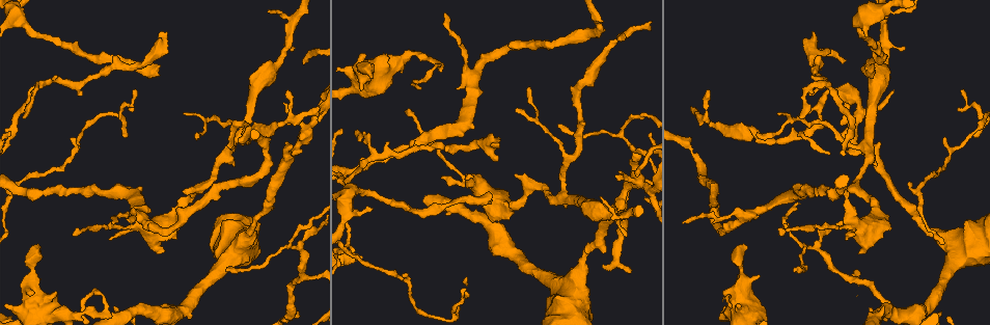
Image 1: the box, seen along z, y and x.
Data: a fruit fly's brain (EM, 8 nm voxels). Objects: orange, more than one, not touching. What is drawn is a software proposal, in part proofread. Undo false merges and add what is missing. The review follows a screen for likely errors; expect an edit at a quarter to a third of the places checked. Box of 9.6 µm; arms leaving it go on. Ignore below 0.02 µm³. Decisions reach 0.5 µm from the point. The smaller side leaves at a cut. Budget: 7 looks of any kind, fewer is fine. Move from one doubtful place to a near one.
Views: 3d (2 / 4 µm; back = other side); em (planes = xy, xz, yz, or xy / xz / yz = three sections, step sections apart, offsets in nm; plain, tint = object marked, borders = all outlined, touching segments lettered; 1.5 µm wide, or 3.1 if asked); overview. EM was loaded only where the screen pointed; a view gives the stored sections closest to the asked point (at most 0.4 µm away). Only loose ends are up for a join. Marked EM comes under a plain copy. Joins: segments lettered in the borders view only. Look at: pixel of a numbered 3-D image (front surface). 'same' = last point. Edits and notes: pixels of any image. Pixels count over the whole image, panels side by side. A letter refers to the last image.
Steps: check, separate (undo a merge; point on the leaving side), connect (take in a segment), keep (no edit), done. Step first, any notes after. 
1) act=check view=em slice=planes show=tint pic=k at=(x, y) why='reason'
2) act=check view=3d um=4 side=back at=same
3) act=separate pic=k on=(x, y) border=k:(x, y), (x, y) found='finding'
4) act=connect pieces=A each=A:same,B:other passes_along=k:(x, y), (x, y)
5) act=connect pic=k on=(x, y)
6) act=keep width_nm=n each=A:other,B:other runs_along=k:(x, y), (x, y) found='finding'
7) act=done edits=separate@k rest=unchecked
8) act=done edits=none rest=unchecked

act=check view=3d um=4 pic=1 at=(55, 292)

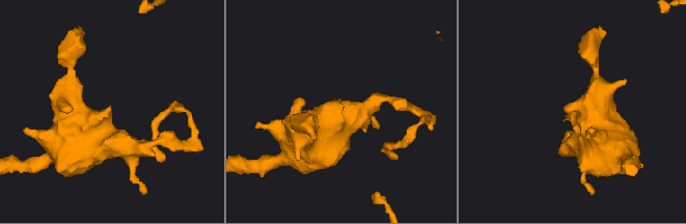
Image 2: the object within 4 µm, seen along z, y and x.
act=check view=em slice=yz step=4 show=borders pic=2 at=(340, 102) why='need the tissue'

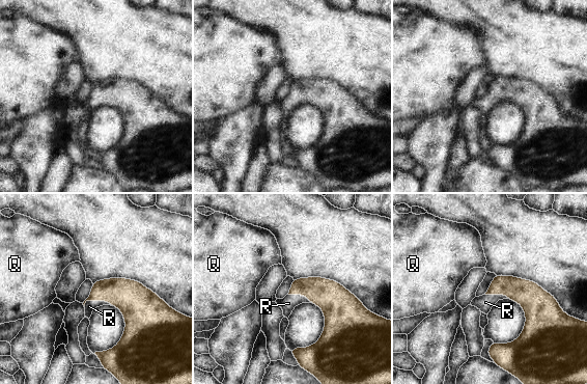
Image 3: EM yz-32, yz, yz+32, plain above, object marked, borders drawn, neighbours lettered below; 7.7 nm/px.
act=check view=em slice=planes show=borders at=same why='cut it another way'

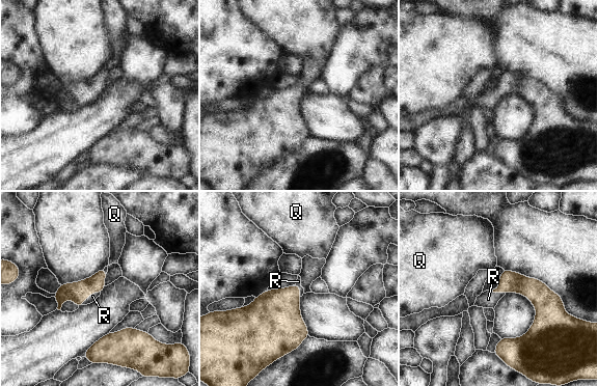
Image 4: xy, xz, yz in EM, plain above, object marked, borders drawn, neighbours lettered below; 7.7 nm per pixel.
act=connect pic=4 on=(92, 296) longest_contact=R:170nm each=Q:other,R:same passes_along=4:(77, 292), (88, 296), (92, 296) found='it goes on there'

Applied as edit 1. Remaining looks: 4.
act=check view=3d um=2 pic=1 at=(74, 235)

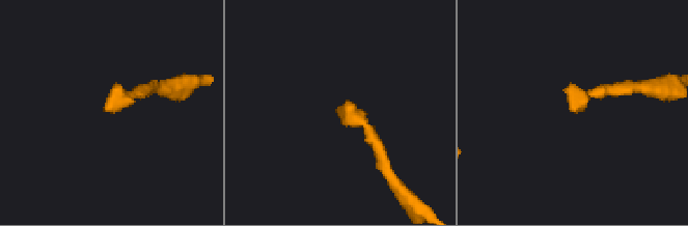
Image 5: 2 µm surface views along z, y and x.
act=check view=em slice=planes show=borders pic=5 at=(575, 112) why='now the EM'

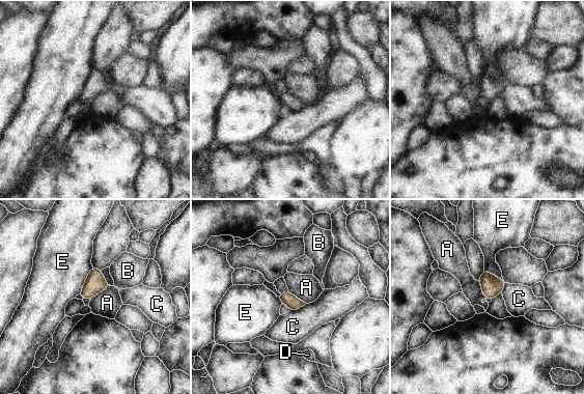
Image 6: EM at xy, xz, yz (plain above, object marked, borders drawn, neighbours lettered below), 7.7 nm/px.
act=keep each=A:other,B:other,C:other,D:other,E:other border=6:(110, 285), (90, 300) found='none of them fits'

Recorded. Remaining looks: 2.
act=check view=3d um=2 side=back pic=1 at=(794, 272) why='tapers out'

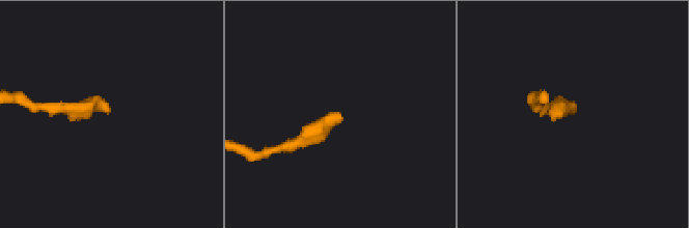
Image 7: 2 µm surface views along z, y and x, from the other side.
act=check view=em slice=planes show=borders pic=7 at=(576, 107) why='now the EM'

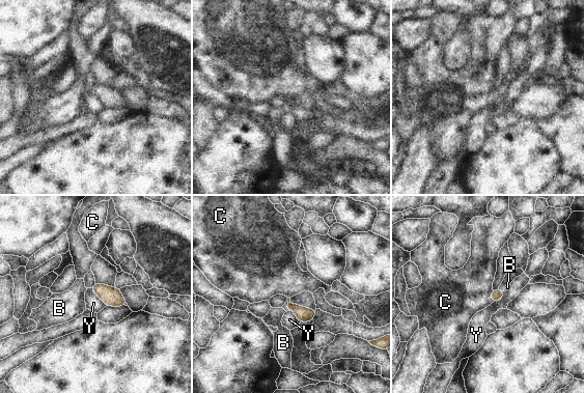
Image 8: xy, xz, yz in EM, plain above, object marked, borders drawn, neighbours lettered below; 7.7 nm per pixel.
act=keep width_nm=90 longest_contact=Y:180nm each=B:other,C:other,Y:other found='no lettered segment goes on from it'

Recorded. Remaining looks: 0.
act=done edits=connect@4 rest=unchecked

